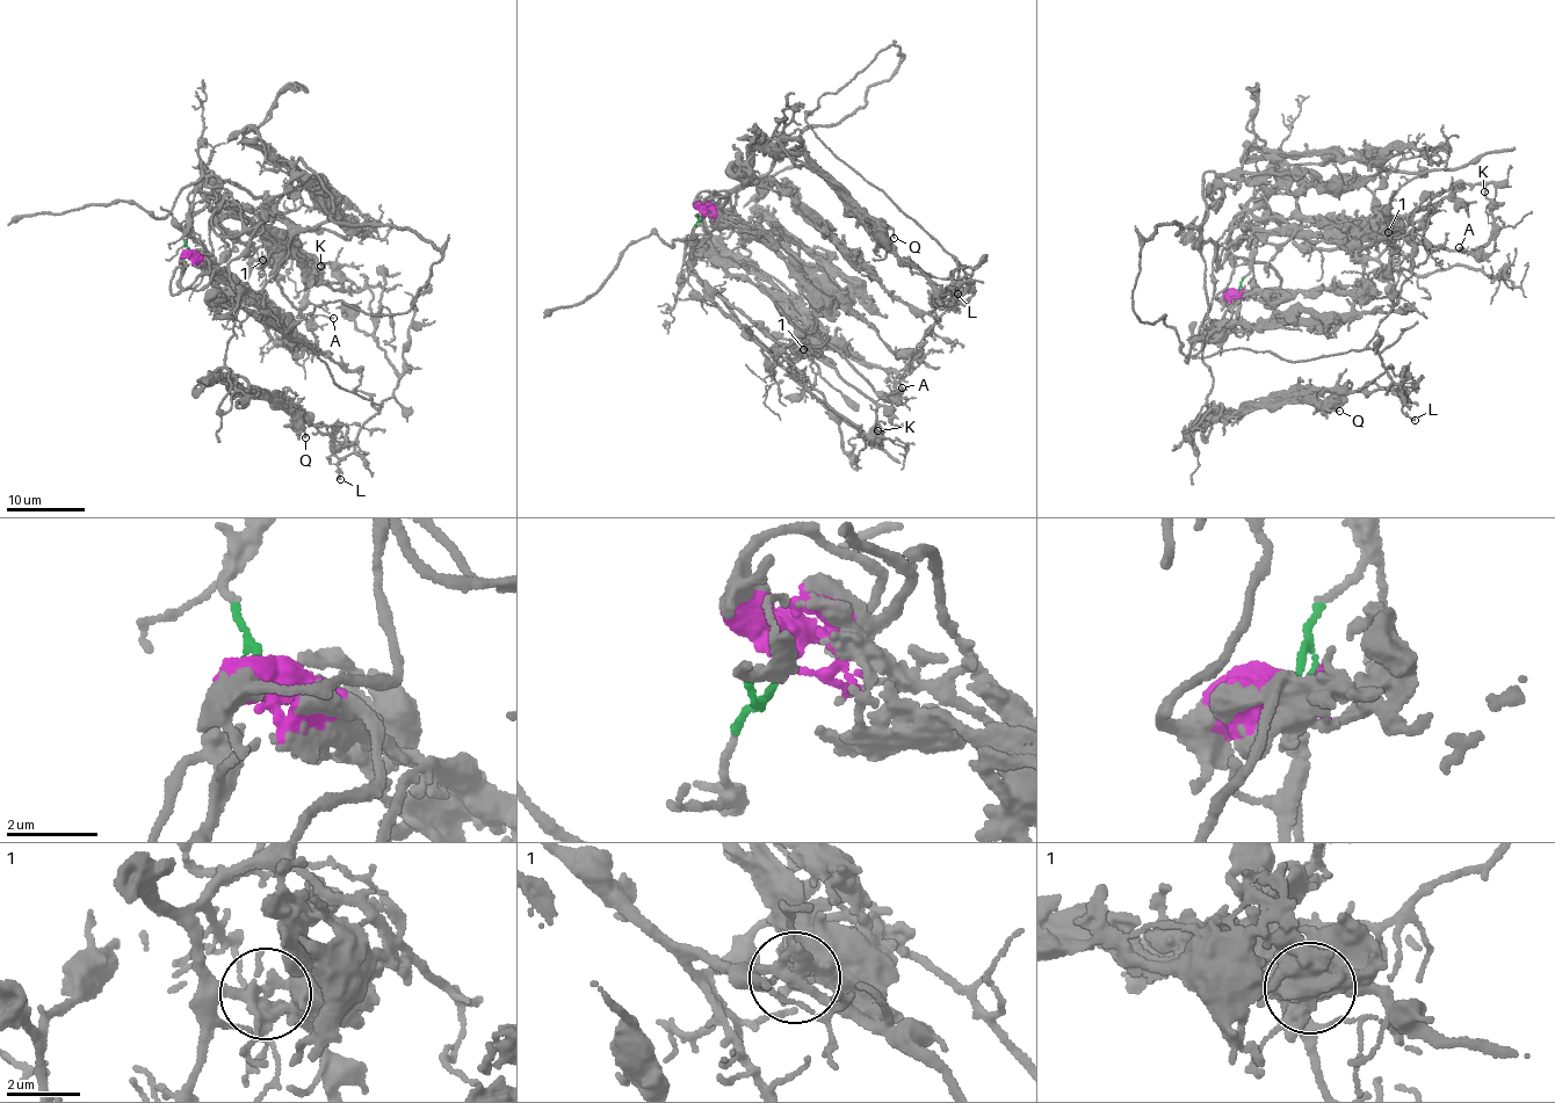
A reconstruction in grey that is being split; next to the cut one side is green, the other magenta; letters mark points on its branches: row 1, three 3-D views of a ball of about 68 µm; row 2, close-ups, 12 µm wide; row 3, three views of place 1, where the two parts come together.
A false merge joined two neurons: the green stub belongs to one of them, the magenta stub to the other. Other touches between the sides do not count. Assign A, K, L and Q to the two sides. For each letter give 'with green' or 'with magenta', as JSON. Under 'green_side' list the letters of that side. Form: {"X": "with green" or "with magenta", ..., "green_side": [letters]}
{"A": "with green", "K": "with green", "L": "with magenta", "Q": "with magenta", "green_side": ["A", "K"]}

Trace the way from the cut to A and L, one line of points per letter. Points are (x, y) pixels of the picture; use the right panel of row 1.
A: (1238, 290), (1265, 219), (1273, 216), (1292, 231), (1315, 217), (1459, 248)
L: (1238, 290), (1215, 298), (1234, 269), (1214, 259), (1186, 355), (1208, 368), (1209, 404), (1384, 389), (1415, 420)

